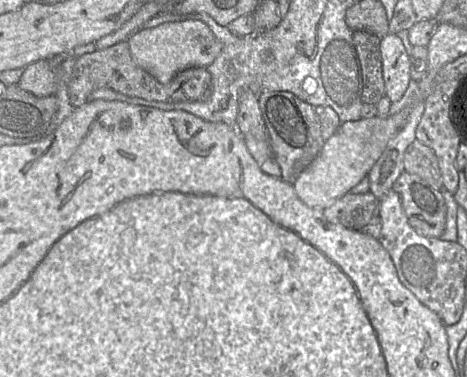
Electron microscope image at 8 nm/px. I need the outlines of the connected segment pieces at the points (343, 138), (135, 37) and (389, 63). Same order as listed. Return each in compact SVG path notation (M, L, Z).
M403 108L385 118L375 116L341 123L325 142L318 156L293 184L298 197L309 207L326 209L356 186L379 159L388 142L405 125L411 108Z
M199 20L166 22L154 28L140 29L127 39L134 62L157 81L168 84L181 71L207 67L221 53L222 42Z
M393 33L381 38L380 52L386 95L391 102L396 102L404 95L411 80L410 58L402 40Z

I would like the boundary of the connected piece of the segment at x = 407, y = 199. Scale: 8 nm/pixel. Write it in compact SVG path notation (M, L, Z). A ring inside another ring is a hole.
M403 171L392 189L400 196L409 224L417 233L439 238L445 229L446 206L441 192L421 177Z

